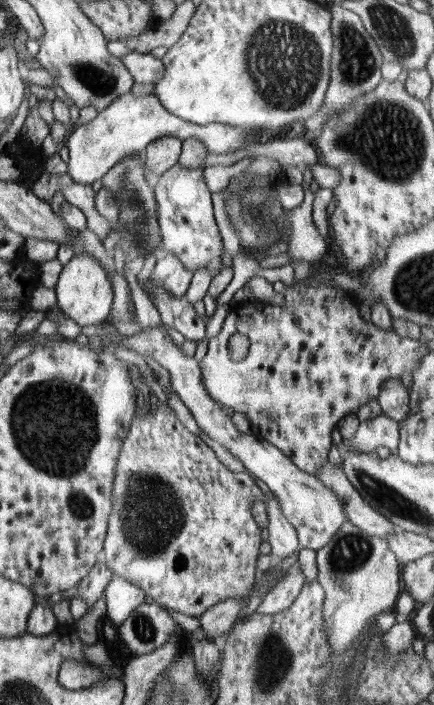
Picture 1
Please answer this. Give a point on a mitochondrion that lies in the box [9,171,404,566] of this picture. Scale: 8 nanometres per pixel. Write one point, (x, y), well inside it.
(80, 502)

